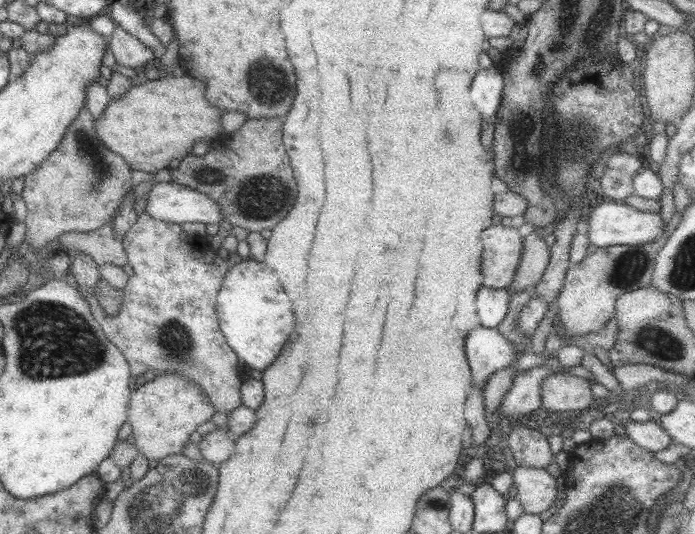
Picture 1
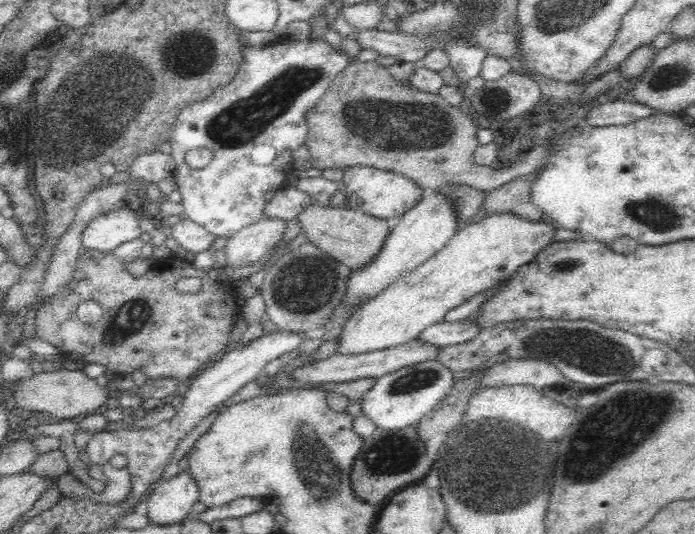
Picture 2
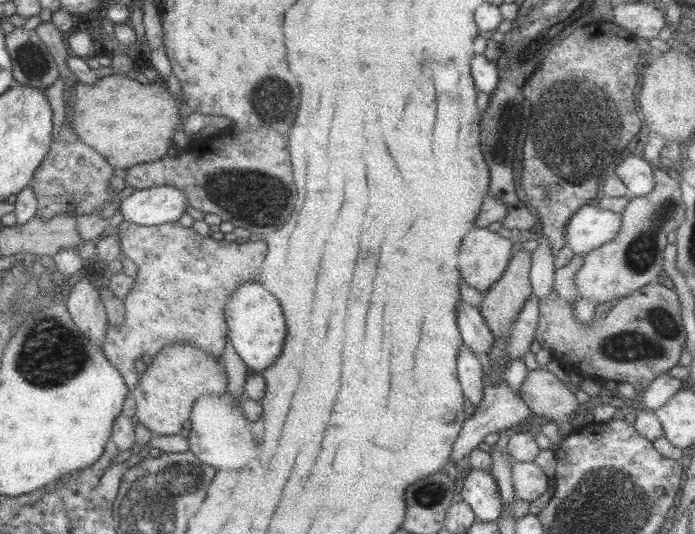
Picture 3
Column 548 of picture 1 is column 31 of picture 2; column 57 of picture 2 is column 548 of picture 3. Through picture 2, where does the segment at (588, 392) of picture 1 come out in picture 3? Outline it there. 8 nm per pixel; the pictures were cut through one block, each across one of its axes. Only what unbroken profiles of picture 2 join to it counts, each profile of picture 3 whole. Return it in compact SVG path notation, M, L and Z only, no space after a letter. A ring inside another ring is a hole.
M547 368L527 371L519 395L536 417L545 416L557 423L561 438L573 432L570 414L580 405L572 390Z

